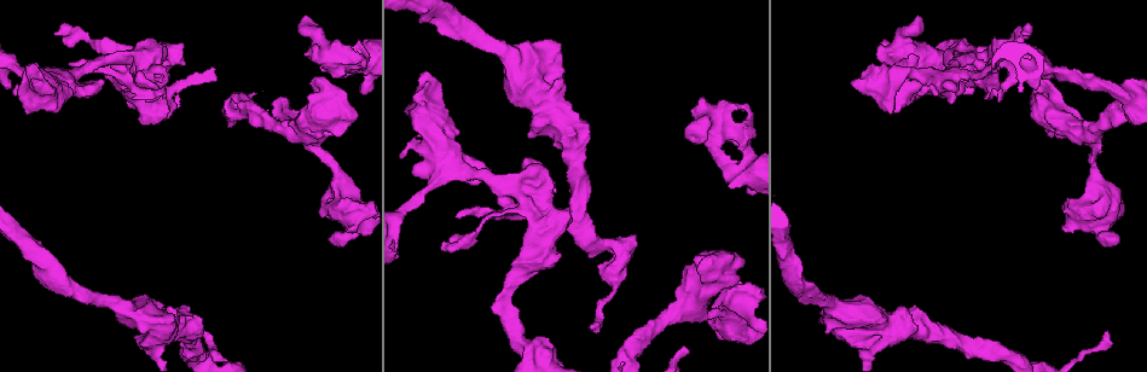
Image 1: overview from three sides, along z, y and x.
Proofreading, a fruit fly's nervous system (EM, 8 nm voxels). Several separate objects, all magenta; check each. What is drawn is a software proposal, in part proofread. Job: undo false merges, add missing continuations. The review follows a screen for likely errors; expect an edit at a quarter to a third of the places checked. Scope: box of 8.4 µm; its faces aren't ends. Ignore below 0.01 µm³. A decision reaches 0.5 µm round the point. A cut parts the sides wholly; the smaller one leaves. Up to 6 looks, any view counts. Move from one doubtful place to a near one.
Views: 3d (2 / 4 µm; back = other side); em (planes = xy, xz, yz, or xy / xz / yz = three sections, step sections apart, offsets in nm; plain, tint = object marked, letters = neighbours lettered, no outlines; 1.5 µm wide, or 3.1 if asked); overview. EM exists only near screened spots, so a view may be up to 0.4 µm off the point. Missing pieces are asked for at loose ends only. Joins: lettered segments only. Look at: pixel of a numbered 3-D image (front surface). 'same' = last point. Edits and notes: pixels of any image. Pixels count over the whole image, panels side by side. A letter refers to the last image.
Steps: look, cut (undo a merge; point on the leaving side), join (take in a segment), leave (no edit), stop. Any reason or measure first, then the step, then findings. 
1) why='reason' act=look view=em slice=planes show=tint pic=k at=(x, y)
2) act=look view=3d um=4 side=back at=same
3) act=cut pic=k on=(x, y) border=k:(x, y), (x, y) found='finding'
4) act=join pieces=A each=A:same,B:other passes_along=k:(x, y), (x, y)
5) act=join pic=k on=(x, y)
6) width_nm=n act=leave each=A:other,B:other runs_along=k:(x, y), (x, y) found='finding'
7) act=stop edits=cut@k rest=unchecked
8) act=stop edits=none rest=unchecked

why='free end' act=look view=em slice=planes show=letters pic=1 at=(318, 47)

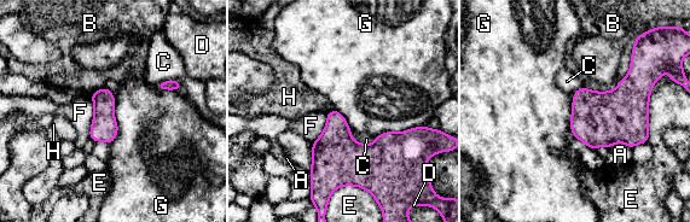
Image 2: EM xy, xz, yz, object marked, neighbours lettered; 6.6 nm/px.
act=join pieces=H each=A:other,B:other,C:other,D:other,E:other,F:other,G:other,H:same found='the neuron continues'

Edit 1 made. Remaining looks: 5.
why='end of a long branch' act=look view=3d um=2 pic=1 at=(206, 333)

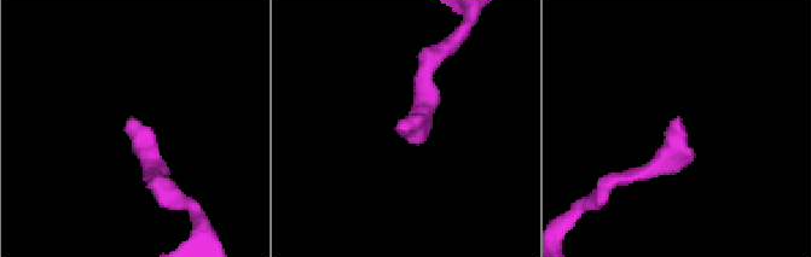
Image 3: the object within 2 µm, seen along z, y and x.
act=look view=em slice=xy step=4 show=letters pic=3 at=(130, 120)

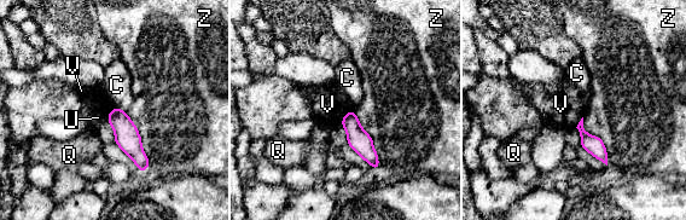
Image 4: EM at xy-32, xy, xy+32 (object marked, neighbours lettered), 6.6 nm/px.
act=look view=em slice=planes show=letters at=same

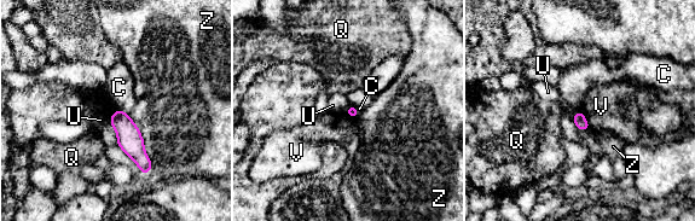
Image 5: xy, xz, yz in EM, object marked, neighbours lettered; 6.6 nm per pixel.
act=leave each=C:other,Q:other,U:other,V:other,Z:other runs_along=5:(117, 114), (145, 169) found='no lettered segment goes on from it'

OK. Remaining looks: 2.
act=stop edits=join@2 rest=unchecked

